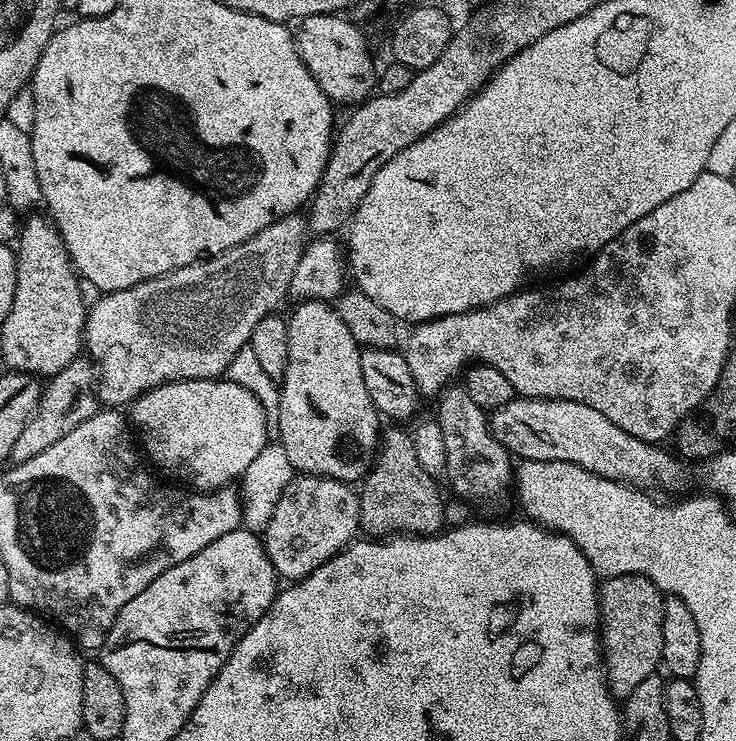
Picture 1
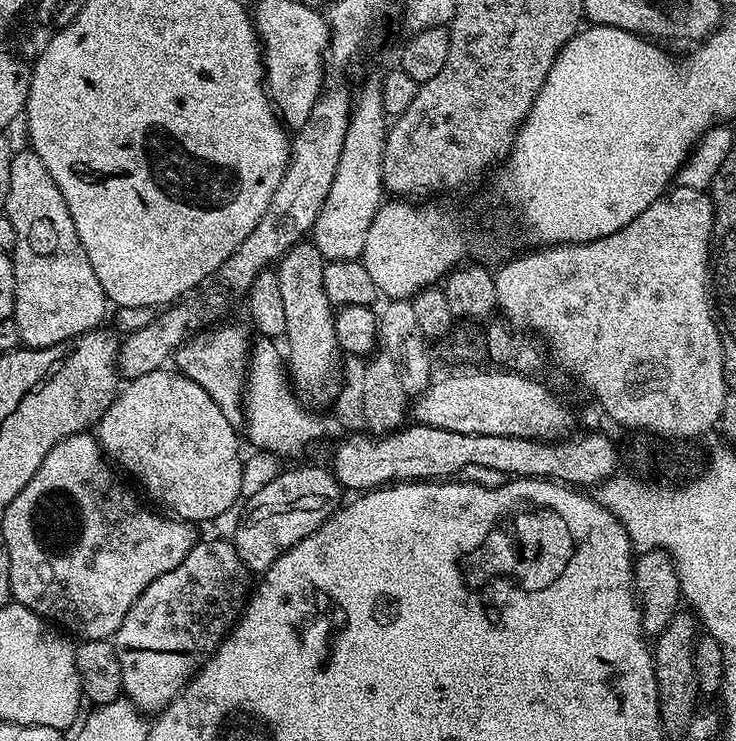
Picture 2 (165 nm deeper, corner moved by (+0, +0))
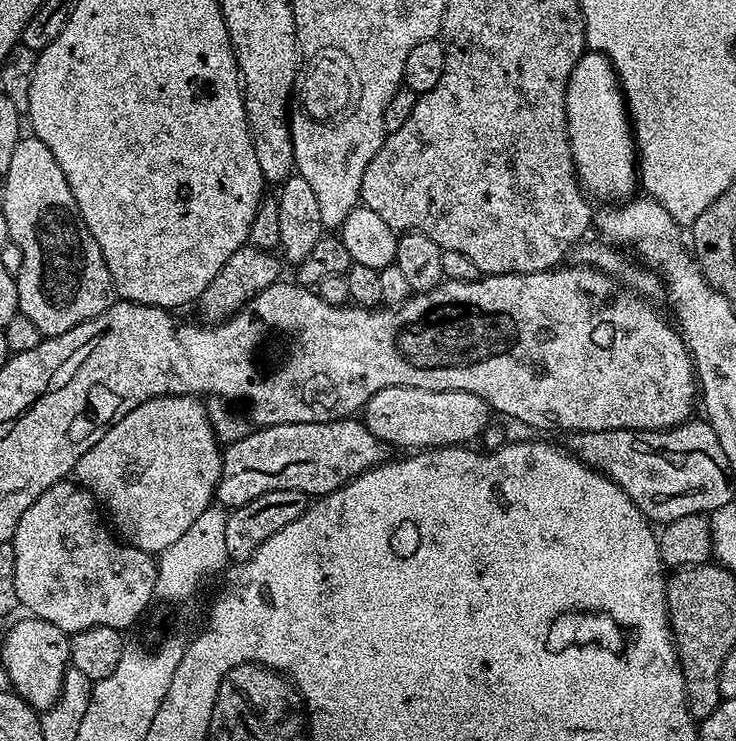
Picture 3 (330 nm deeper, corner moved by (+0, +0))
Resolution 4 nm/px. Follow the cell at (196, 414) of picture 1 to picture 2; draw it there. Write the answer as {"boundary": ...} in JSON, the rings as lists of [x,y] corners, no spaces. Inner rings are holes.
{"boundary":[[[167,367],[127,381],[117,391],[112,405],[102,413],[99,424],[94,428],[94,436],[100,441],[103,455],[113,465],[121,464],[161,504],[159,507],[165,513],[189,522],[215,521],[218,514],[228,512],[230,506],[241,499],[244,461],[236,432],[237,425],[230,423],[226,414],[218,410],[214,398],[210,398],[198,382]]]}

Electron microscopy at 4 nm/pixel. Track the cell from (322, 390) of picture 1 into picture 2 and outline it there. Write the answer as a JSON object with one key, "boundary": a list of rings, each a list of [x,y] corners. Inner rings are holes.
{"boundary":[[[301,242],[294,245],[275,269],[278,287],[282,289],[282,303],[286,306],[286,368],[296,399],[312,410],[327,409],[342,389],[342,353],[334,334],[334,305],[326,298],[322,286],[325,263],[315,244]]]}

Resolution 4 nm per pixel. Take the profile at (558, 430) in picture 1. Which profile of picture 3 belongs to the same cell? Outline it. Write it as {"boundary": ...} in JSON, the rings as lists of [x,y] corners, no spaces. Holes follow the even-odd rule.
{"boundary":[[[390,386],[378,390],[362,409],[362,423],[385,444],[404,450],[431,450],[445,446],[464,446],[484,432],[490,409],[478,394],[462,390],[422,390]]]}

